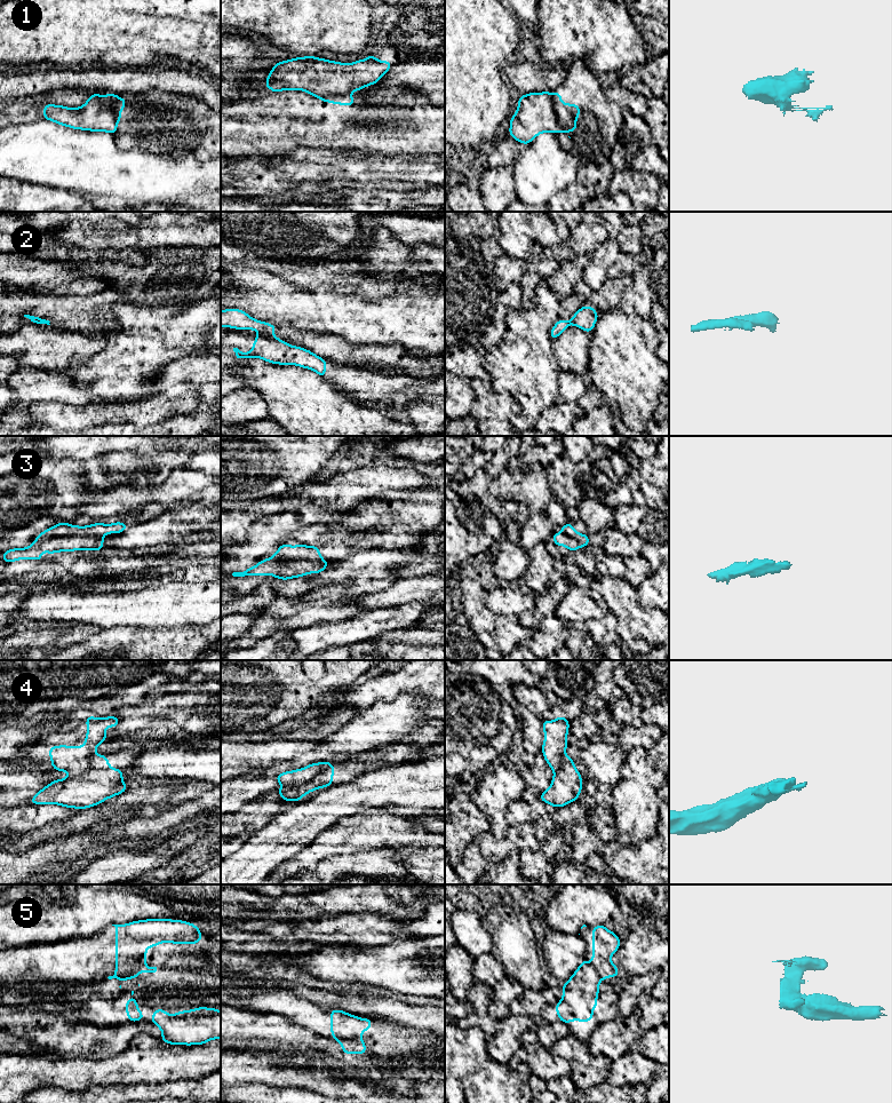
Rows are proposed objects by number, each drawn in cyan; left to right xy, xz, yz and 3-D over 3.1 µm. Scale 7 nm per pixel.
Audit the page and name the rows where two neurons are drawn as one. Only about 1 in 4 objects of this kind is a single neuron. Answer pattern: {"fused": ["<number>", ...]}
{"fused": ["1", "2", "4", "5"]}

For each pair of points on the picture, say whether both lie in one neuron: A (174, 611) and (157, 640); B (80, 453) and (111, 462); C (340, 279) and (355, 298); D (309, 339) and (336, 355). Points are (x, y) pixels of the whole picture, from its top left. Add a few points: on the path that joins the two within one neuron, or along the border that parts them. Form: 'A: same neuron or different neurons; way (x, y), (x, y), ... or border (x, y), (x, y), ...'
A: different neurons; border (191, 624), (174, 628), (156, 627), (152, 631)
B: different neurons; border (100, 454), (80, 461)
C: different neurons; border (366, 279), (357, 285), (317, 285)
D: same neuron; way (316, 342), (329, 348)

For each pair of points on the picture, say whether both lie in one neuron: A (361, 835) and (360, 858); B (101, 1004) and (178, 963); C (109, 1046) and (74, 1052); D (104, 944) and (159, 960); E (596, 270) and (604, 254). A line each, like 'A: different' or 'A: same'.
A: different
B: different
C: same
D: same
E: same

